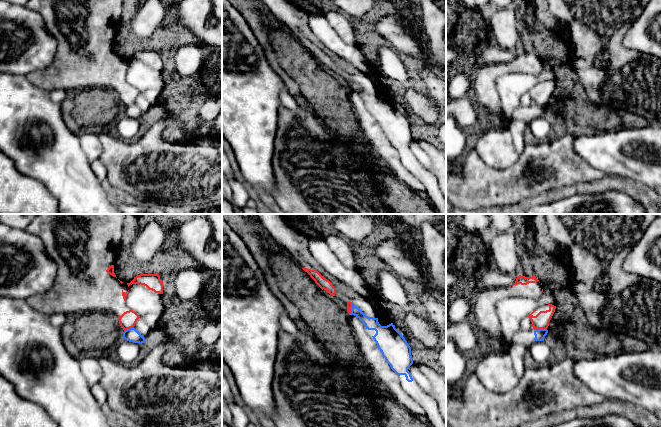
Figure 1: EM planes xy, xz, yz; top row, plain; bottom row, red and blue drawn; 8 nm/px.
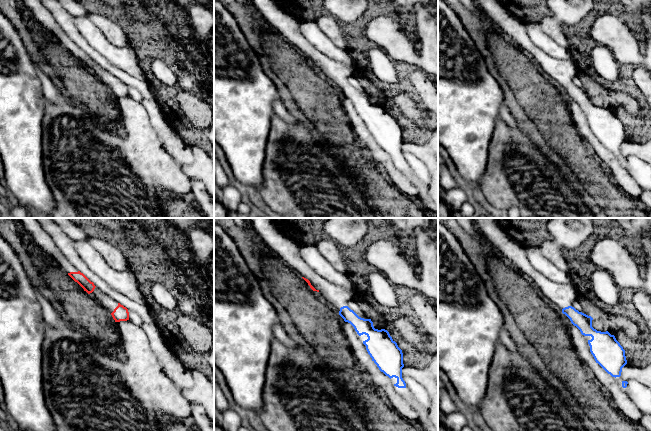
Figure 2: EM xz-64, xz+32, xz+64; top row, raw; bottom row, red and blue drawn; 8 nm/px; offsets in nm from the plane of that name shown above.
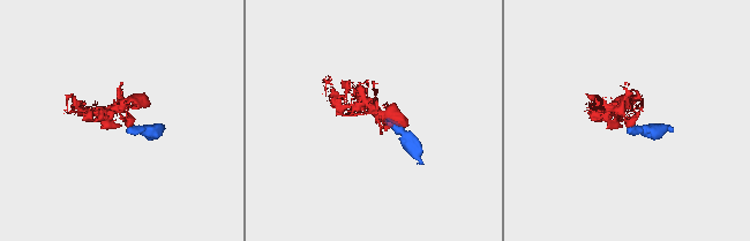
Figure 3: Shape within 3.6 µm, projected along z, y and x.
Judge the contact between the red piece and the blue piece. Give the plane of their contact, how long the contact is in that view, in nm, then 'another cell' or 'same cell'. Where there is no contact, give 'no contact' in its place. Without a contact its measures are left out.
yz | 100 nm | another cell

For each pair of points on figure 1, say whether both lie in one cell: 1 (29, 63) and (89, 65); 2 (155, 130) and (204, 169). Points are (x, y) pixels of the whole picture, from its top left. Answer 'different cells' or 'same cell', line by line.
1: different cells
2: same cell

